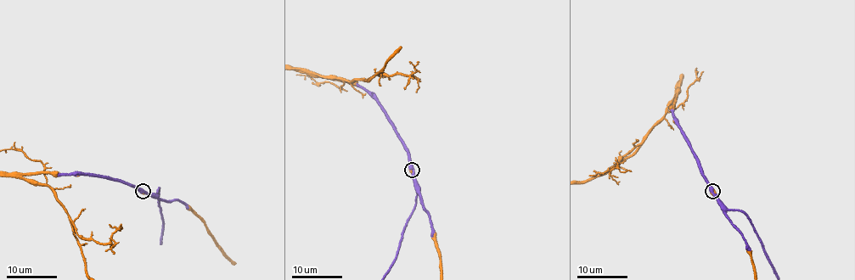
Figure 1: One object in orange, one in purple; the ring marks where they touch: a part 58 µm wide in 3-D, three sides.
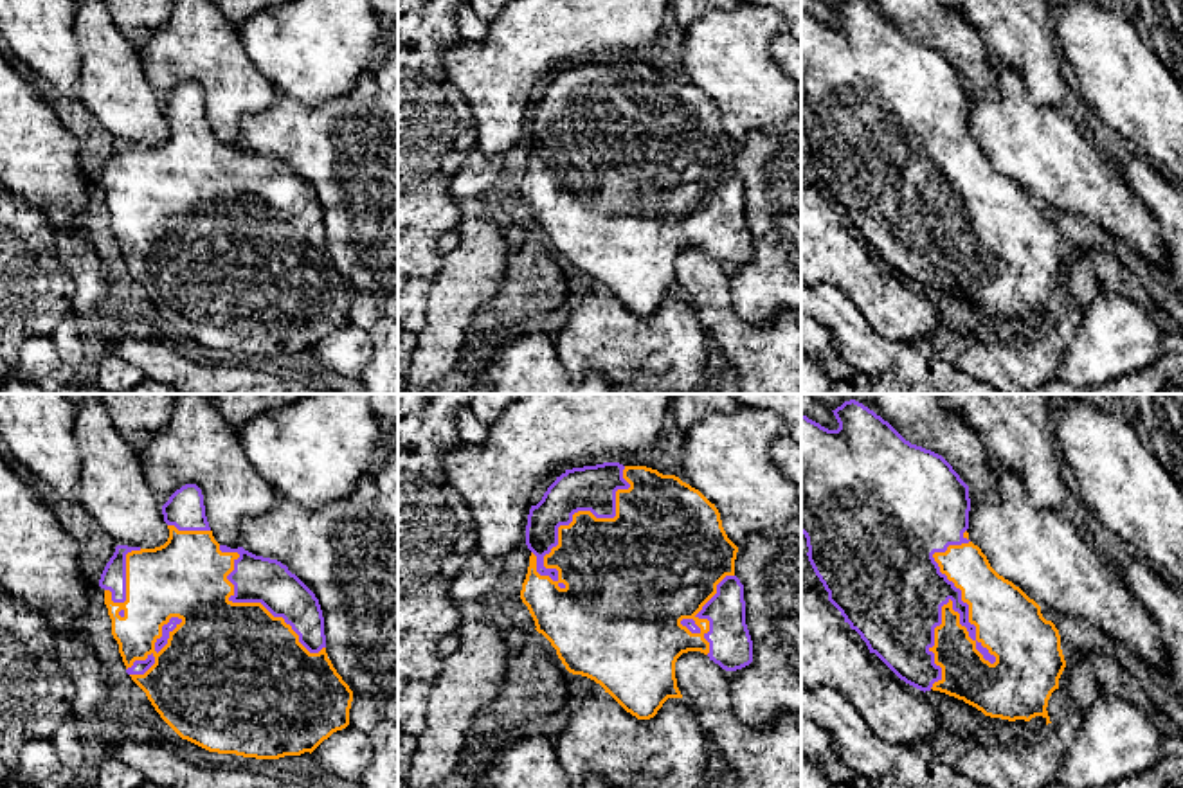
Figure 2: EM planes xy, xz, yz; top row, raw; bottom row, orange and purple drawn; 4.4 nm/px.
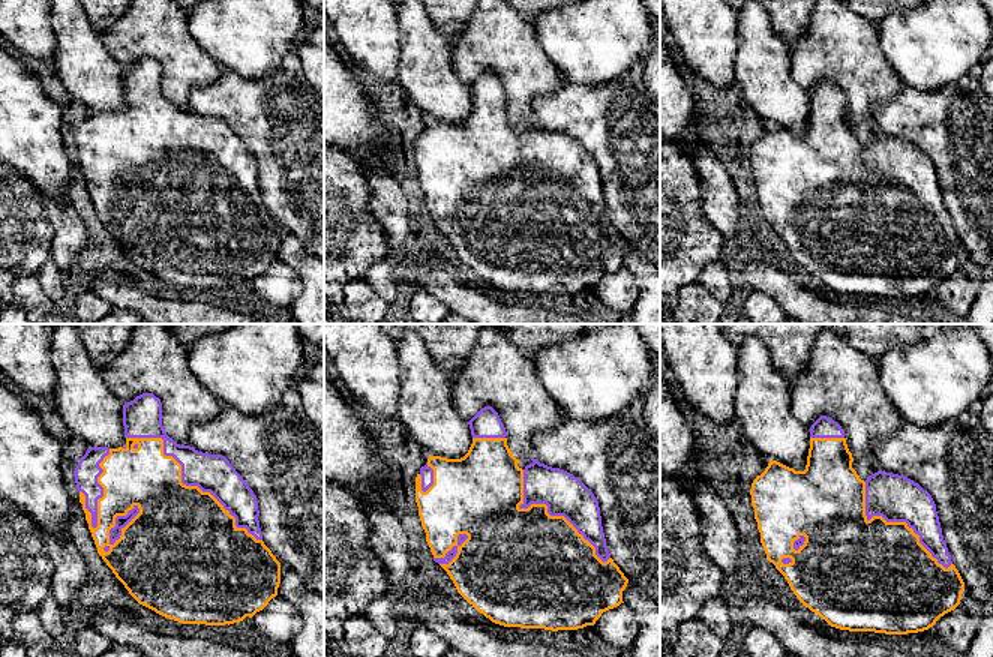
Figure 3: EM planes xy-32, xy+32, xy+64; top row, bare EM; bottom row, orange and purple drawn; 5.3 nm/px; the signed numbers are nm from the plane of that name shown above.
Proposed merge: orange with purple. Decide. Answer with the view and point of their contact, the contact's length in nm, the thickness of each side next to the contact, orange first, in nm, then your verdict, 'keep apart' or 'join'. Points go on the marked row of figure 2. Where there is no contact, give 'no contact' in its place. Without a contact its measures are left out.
yz (976, 637) | 750 nm | 300/140 nm | join

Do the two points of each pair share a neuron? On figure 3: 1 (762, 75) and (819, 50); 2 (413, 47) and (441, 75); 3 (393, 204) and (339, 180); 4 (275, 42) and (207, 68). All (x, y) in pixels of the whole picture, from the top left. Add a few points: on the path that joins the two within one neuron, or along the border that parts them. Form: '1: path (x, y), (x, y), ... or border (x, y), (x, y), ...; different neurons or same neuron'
1: border (789, 44), (791, 77), (809, 93); different neurons
2: path (420, 54), (434, 68); same neuron
3: border (360, 165), (368, 186), (368, 209), (383, 227); different neurons
4: border (194, 36), (222, 68); different neurons

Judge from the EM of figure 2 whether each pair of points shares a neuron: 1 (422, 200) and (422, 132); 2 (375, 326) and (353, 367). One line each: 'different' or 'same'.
1: same
2: different

